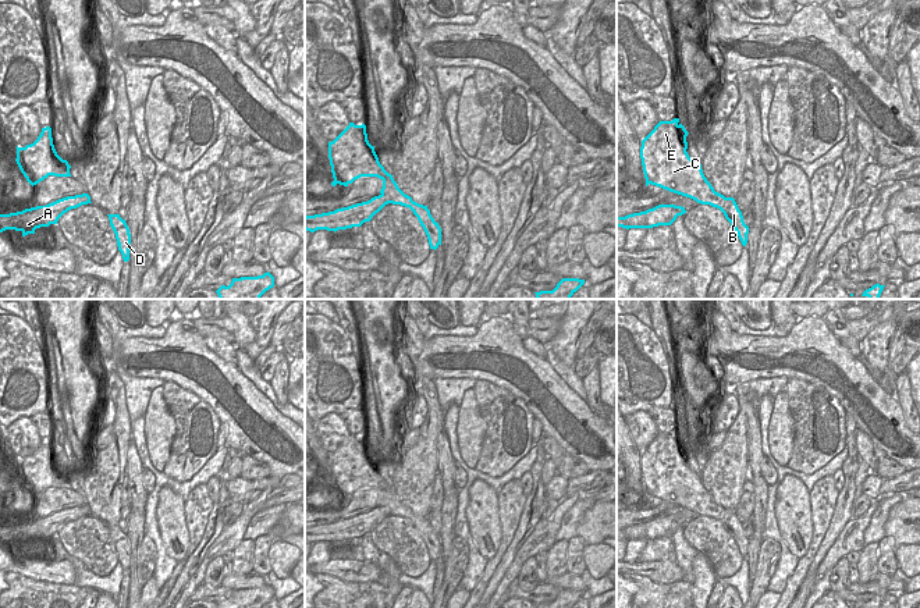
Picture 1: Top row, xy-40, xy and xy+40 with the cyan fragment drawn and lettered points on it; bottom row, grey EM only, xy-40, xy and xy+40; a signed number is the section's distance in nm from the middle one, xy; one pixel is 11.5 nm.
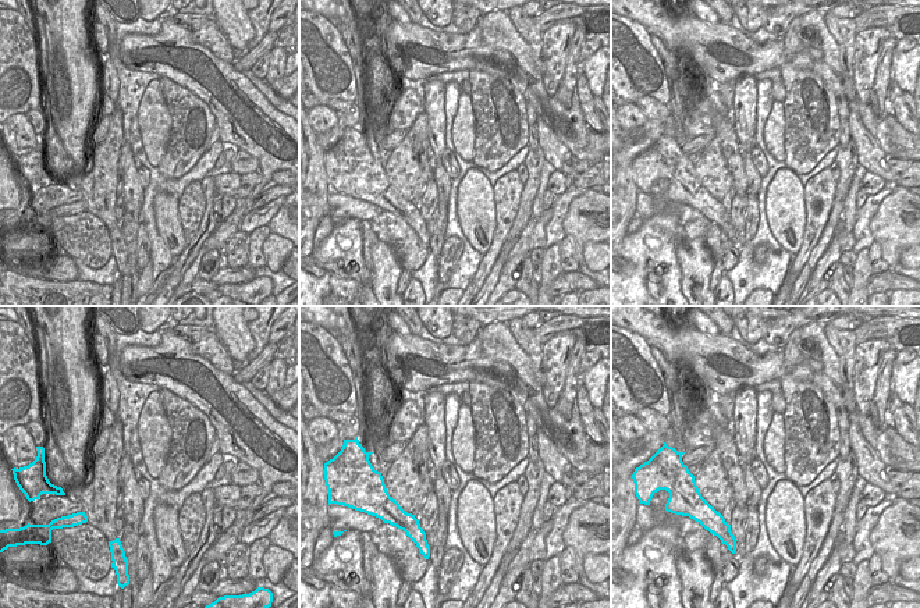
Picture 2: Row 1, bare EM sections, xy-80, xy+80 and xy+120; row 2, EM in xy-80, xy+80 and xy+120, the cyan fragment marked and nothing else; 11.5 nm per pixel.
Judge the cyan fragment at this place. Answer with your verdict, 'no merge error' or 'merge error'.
merge error

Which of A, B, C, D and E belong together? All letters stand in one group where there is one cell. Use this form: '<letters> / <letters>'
A / B C D E

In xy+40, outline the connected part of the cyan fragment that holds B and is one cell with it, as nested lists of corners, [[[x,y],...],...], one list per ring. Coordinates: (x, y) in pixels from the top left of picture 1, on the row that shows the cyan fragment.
[[[674,118],[660,121],[642,141],[640,159],[646,186],[651,184],[720,209],[746,246],[749,227],[743,221],[742,211],[733,198],[725,198],[714,191],[703,174],[701,164],[689,157],[688,134],[679,118]]]

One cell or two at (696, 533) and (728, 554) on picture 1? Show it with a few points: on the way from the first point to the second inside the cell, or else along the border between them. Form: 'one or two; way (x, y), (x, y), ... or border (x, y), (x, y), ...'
one; way (704, 534), (720, 547)

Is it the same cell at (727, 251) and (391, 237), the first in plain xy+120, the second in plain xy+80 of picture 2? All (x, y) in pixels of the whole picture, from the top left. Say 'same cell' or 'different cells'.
same cell

